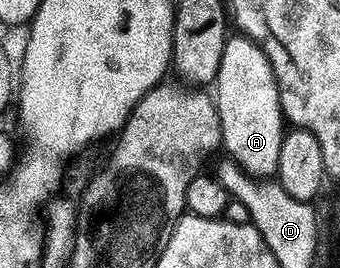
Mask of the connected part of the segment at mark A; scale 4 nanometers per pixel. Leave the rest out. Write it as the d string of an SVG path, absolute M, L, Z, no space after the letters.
M245 36L237 37L227 41L216 81L222 146L233 162L247 174L256 179L269 179L278 168L284 133L278 81L274 78L274 70L261 46Z

